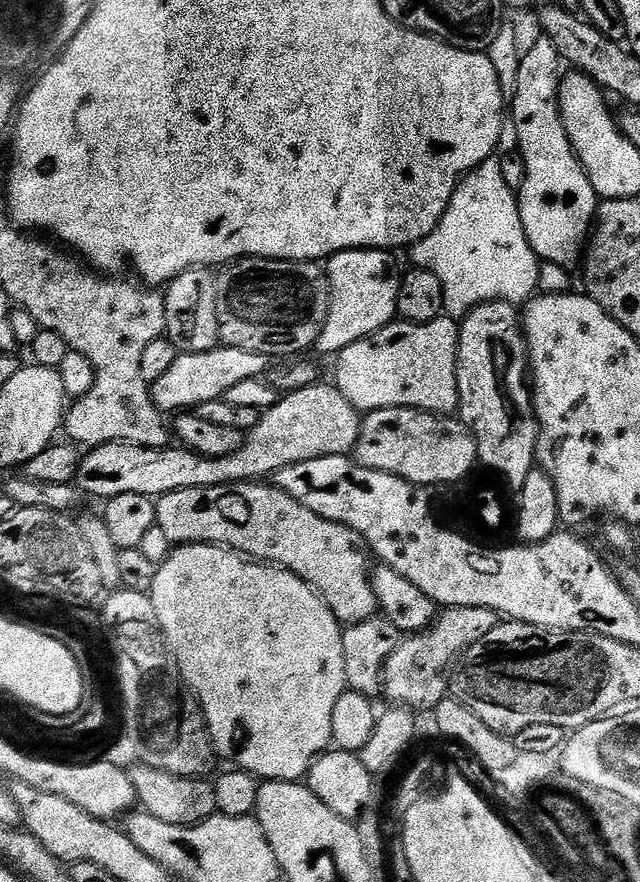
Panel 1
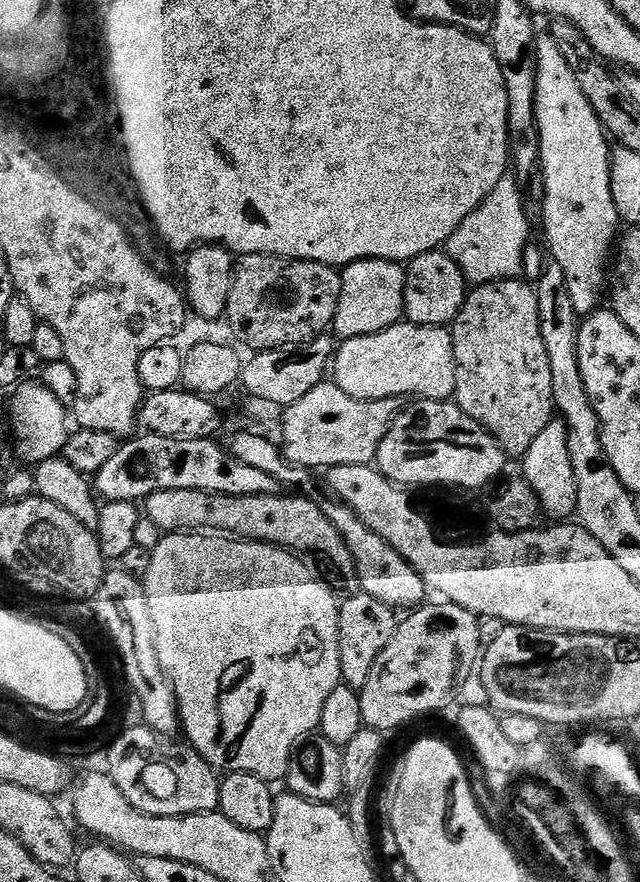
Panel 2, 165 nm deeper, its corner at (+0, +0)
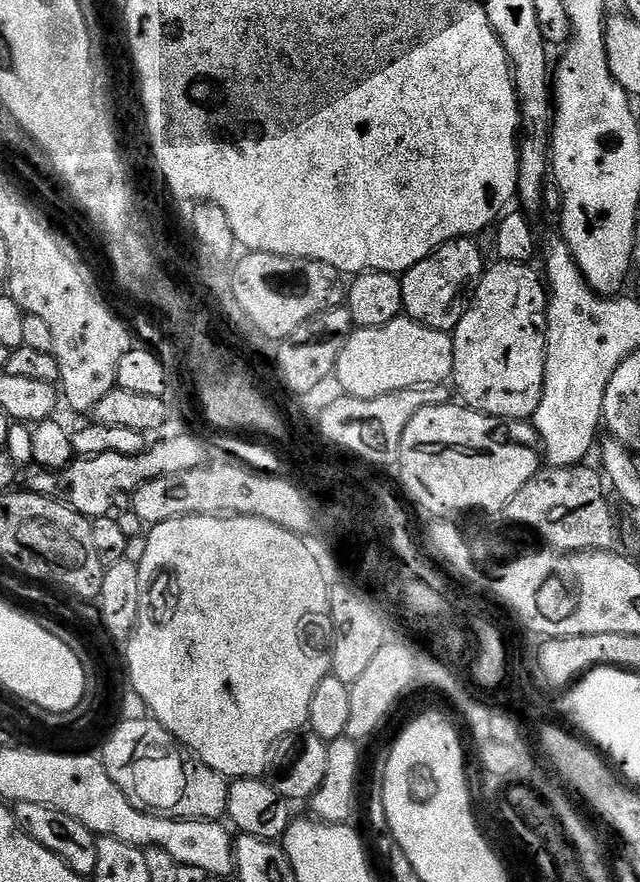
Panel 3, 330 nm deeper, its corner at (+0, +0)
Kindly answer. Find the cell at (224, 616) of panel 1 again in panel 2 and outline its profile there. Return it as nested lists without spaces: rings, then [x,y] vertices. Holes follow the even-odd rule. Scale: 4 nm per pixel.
[[[168,534],[161,539],[160,545],[152,549],[150,570],[142,577],[142,583],[146,590],[146,602],[150,602],[150,618],[154,618],[158,662],[176,695],[176,711],[180,714],[180,728],[188,735],[187,743],[202,759],[215,761],[221,769],[224,767],[225,773],[245,772],[269,782],[283,781],[288,775],[293,746],[303,736],[313,735],[319,729],[326,698],[330,698],[334,689],[341,687],[338,600],[332,589],[303,562],[299,555],[278,548],[275,544],[221,538],[216,534]]]

